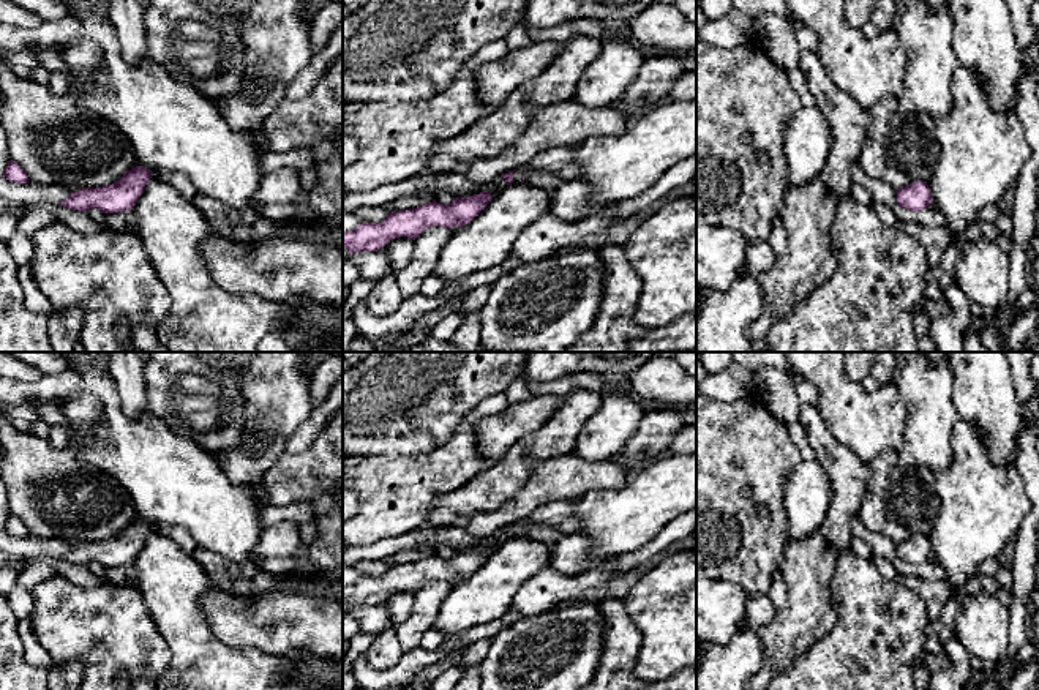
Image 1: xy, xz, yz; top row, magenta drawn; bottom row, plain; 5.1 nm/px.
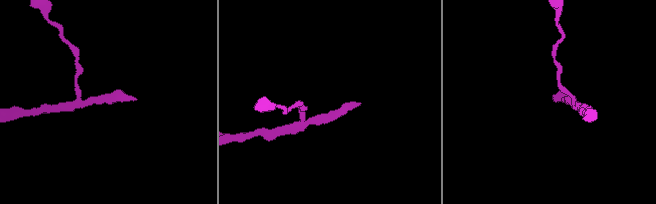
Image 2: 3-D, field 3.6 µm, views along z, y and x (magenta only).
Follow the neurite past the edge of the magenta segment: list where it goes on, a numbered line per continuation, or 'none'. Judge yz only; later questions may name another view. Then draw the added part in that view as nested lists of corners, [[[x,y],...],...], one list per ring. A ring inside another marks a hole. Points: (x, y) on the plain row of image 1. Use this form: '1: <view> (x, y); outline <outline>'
none

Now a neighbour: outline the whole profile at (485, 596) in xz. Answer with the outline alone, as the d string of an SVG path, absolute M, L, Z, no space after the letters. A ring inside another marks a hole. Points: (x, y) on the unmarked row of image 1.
M512 537L466 579L450 589L433 628L442 639L472 627L501 621L516 592L551 564L551 546L529 537Z

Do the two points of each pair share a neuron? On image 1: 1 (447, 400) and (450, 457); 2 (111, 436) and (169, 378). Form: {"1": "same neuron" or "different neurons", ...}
{"1": "different neurons", "2": "different neurons"}

